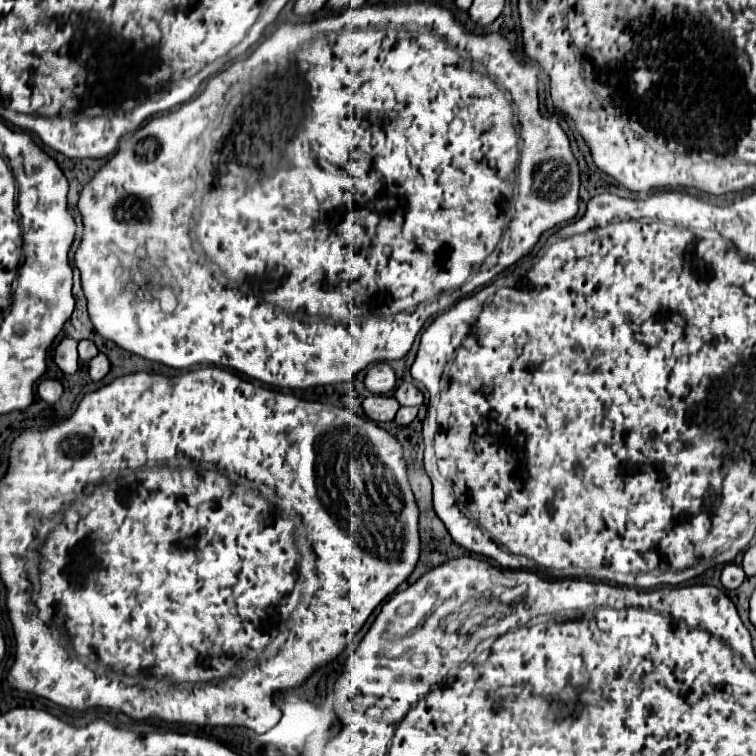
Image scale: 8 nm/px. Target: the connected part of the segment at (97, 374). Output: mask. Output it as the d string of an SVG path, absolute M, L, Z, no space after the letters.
M99 353L89 361L89 375L93 381L101 381L107 375L107 371L109 371L109 359L103 353Z

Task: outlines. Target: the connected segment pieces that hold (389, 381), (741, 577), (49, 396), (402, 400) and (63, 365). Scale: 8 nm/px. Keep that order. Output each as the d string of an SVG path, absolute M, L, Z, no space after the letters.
M377 363L367 371L365 387L371 393L383 395L383 393L393 391L395 385L397 385L397 377L395 377L395 371L389 367L389 363Z
M727 563L721 571L721 583L725 589L737 589L741 583L745 581L745 573L739 565L735 563Z
M45 379L45 381L39 383L37 393L39 393L39 397L41 397L43 401L47 401L47 403L55 403L55 401L59 401L59 397L61 397L61 393L63 393L63 387L61 387L59 381Z
M401 383L395 391L395 399L399 401L399 405L421 405L423 393L413 383Z
M63 337L61 343L55 347L55 363L63 373L75 373L77 361L77 341L71 337Z

